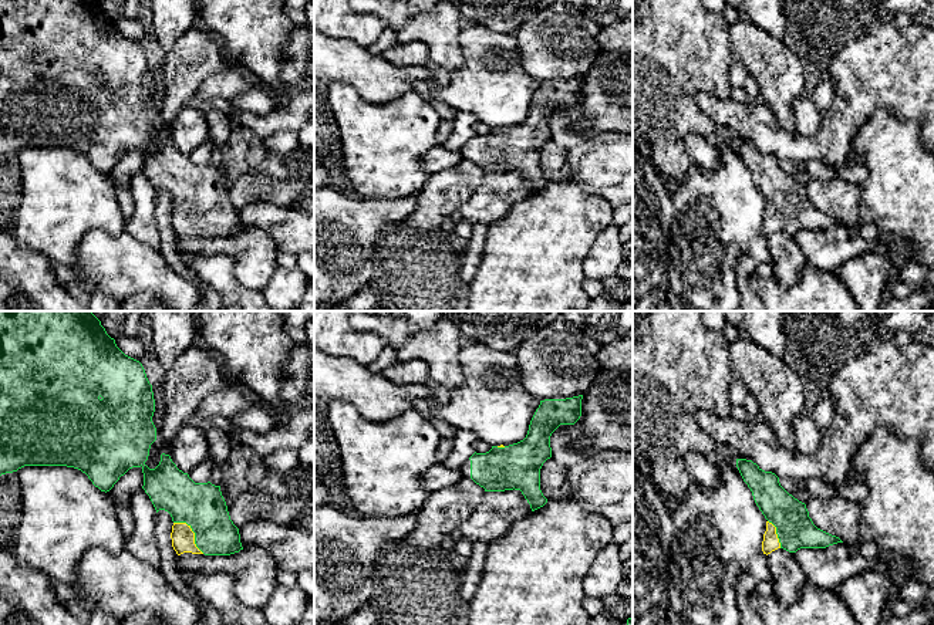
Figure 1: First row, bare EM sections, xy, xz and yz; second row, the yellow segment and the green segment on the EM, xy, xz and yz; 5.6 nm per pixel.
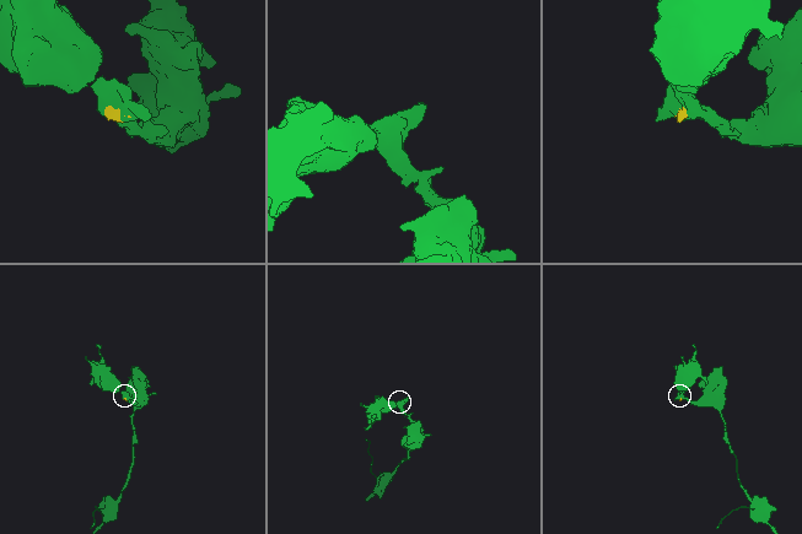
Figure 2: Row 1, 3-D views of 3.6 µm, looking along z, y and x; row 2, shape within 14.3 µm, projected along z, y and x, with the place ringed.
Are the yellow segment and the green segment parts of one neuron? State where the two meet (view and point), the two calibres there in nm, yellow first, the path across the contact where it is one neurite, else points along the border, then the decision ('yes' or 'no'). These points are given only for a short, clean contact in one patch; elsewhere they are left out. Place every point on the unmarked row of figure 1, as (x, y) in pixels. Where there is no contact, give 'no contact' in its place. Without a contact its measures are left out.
meets yellow in xy at (194, 215); 130 nm thick on the yellow side, 260 nm on the other; runs through xy (182, 218), (194, 215), (201, 208), (201, 188); yes

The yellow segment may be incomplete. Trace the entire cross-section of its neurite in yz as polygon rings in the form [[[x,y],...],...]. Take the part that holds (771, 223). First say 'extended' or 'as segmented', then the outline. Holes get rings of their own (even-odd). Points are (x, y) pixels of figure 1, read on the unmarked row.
extended; [[[736,141],[736,149],[768,202],[762,223],[763,236],[778,230],[796,234],[800,230],[826,230],[843,224],[813,206],[806,186],[789,176],[775,155],[765,153],[746,141]]]

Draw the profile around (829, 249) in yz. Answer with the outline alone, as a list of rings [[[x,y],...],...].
[[[837,224],[826,230],[800,230],[793,234],[805,256],[805,263],[836,273],[847,260],[866,253],[889,256],[883,237],[867,241],[859,227]]]

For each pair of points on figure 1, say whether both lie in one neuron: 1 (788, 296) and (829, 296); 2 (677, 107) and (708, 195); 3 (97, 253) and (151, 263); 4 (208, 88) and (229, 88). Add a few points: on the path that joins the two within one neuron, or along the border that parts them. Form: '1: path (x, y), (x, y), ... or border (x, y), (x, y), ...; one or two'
1: path (798, 296), (819, 296); one
2: border (693, 164), (687, 175), (671, 189); two
3: path (110, 263), (138, 263); one
4: path (213, 88), (223, 88); one

